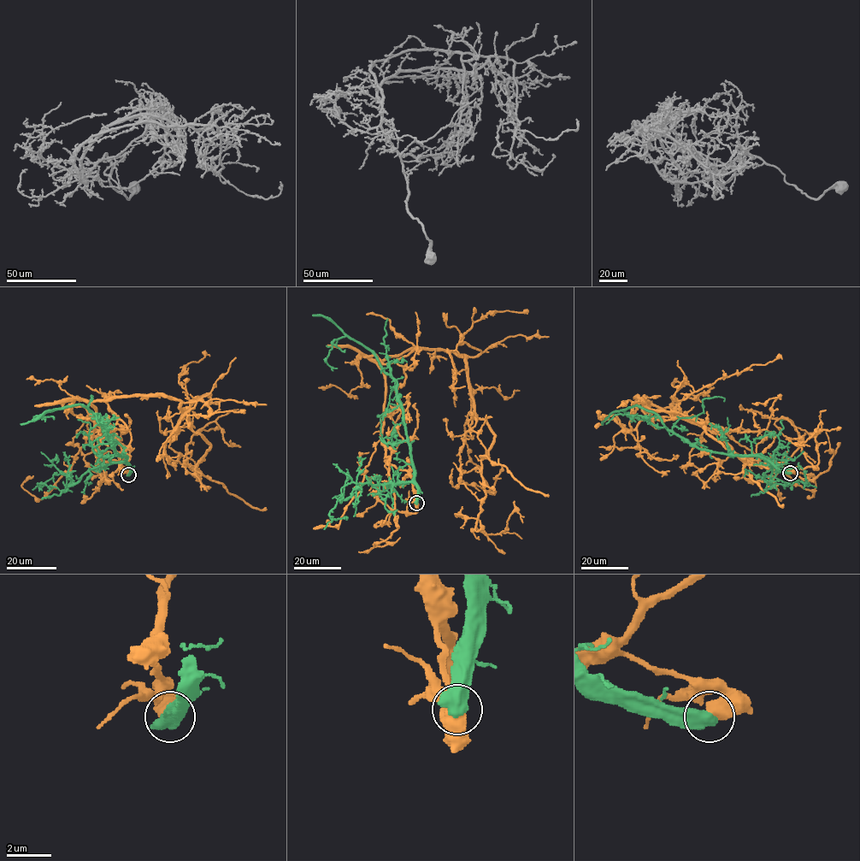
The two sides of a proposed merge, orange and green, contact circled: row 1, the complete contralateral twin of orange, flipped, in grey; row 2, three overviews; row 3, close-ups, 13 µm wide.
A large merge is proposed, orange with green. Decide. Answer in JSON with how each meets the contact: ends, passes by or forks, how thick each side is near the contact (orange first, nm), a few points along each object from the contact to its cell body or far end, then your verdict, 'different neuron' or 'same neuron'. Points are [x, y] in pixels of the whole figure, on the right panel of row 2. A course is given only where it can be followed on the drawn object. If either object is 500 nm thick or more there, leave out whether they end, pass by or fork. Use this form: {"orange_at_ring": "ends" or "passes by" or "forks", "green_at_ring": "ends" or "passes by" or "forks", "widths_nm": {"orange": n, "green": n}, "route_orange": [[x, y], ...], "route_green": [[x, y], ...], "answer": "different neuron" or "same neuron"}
{"widths_nm": {"orange": 700, "green": 750}, "route_orange": [[791, 473], [634, 397], [694, 418], [749, 464], [815, 467], [821, 421], [798, 445], [809, 446]], "route_green": [[791, 473], [758, 457], [699, 449], [656, 414], [639, 406], [623, 410], [655, 420]], "answer": "different neuron"}

